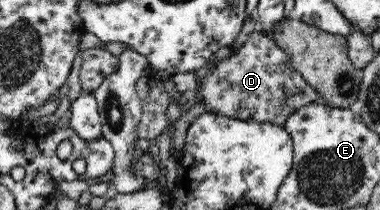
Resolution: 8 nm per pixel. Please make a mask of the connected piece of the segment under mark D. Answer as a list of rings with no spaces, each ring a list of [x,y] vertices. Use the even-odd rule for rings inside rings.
[[[260,30],[251,33],[241,49],[214,64],[198,95],[198,100],[205,100],[209,111],[215,114],[250,122],[270,121],[281,126],[293,110],[319,99],[318,93],[293,67],[285,50]]]

